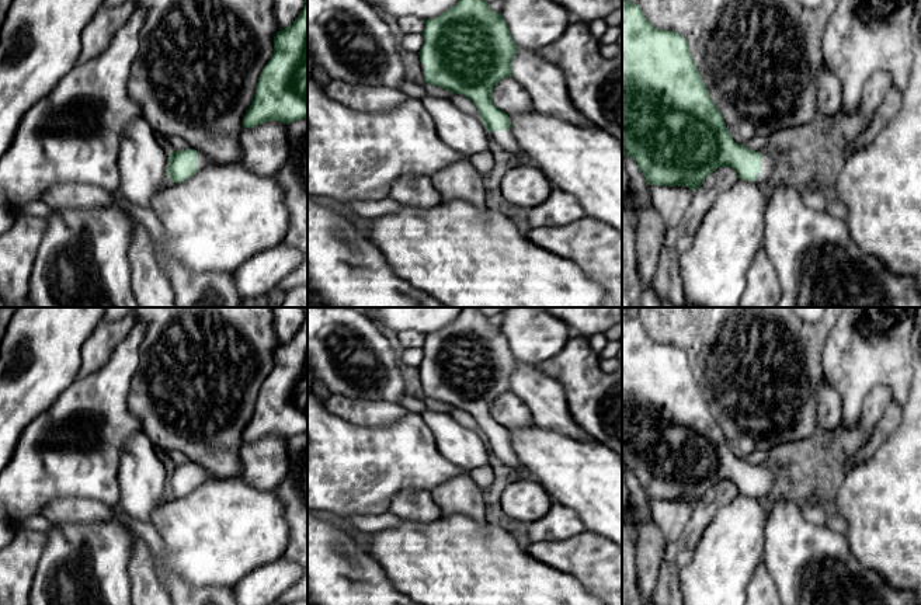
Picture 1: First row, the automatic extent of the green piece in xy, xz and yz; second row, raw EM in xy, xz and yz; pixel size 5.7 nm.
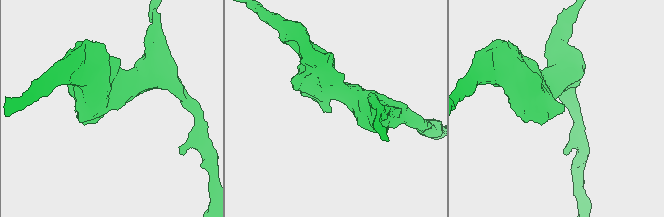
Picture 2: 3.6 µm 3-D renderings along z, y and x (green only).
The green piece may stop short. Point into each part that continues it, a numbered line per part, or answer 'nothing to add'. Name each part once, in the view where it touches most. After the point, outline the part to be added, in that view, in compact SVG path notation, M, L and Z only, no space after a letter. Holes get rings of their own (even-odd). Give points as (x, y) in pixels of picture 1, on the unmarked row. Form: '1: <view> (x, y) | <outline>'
1: yz (767, 489) | M771 465L760 467L762 474L762 481L760 488L753 497L768 501L775 494L776 470Z

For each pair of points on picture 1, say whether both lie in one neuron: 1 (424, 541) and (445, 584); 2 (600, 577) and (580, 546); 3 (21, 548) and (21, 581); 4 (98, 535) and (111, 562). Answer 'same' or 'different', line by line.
1: same
2: same
3: same
4: same

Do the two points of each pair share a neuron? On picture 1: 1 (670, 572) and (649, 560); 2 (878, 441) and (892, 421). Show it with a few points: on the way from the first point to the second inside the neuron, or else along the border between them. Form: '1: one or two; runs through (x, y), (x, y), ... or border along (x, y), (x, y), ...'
1: two; border along (667, 545), (663, 553), (659, 580), (653, 590)
2: one; runs through (878, 437), (888, 426)

